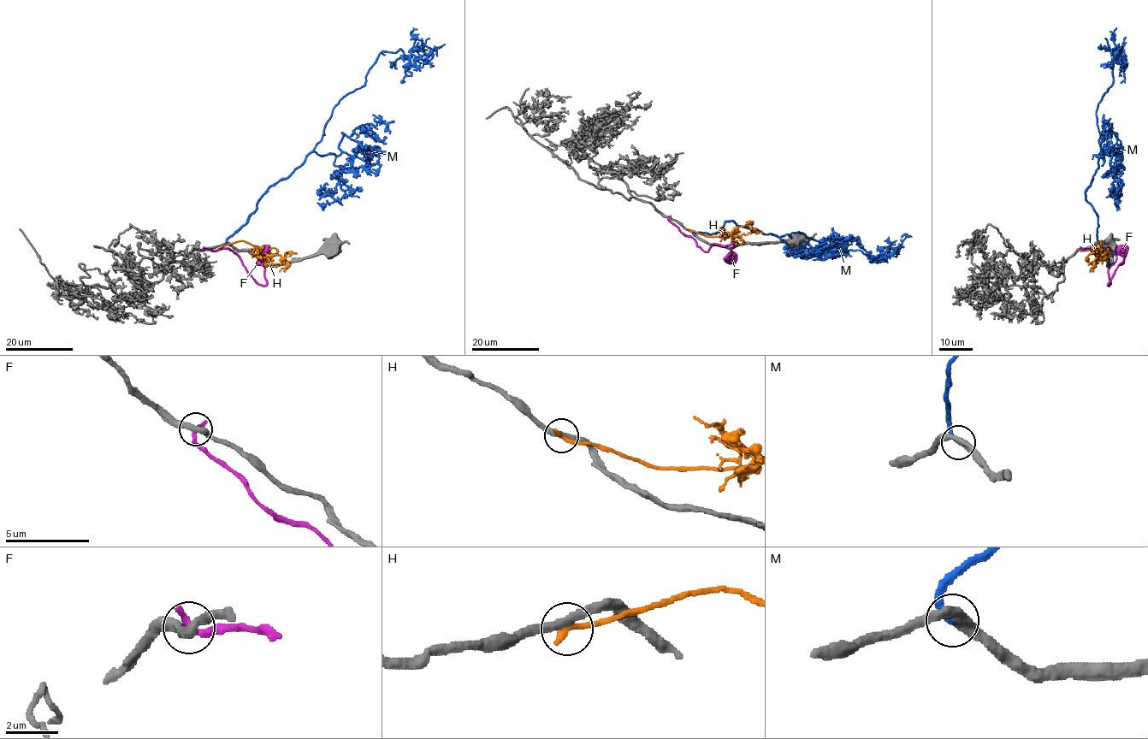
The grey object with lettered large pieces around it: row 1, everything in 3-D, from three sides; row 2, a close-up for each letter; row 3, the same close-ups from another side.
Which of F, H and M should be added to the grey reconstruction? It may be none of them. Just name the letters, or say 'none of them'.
M

